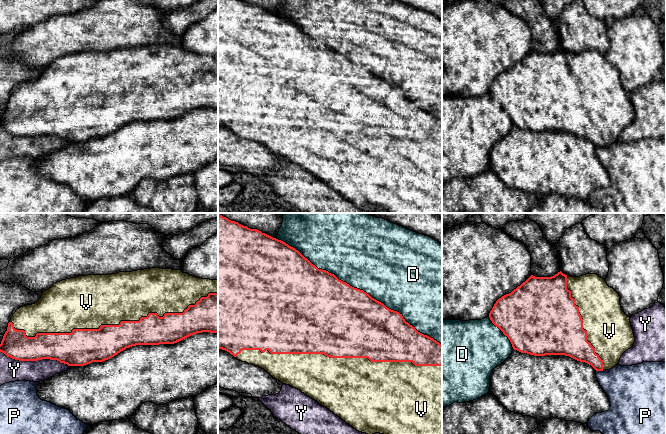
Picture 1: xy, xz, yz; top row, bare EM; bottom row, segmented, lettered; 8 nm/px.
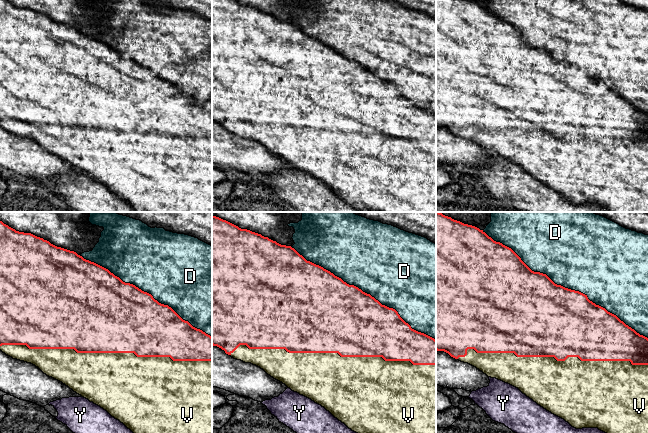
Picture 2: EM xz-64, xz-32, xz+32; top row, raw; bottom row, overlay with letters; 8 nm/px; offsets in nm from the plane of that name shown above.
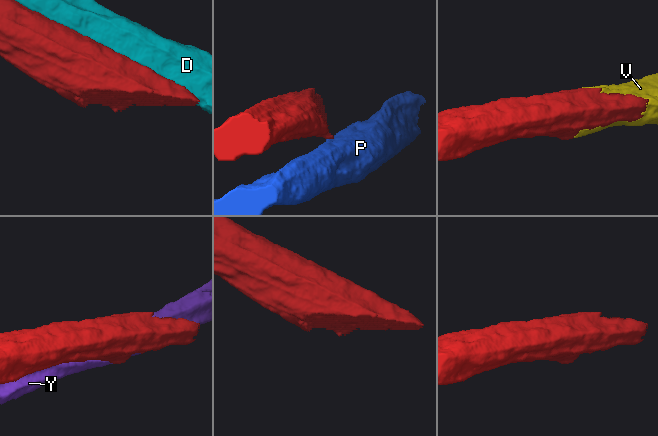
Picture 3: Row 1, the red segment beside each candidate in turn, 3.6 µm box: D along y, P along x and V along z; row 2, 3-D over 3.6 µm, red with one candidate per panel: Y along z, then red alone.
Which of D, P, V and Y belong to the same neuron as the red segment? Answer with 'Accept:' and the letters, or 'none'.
Accept: V

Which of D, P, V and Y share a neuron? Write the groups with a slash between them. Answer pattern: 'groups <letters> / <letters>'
groups D / P / V / Y

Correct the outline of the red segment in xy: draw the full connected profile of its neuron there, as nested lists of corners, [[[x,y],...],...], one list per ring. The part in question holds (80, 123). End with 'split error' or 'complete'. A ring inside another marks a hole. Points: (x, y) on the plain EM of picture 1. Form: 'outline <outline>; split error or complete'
outline [[[151,44],[132,48],[119,48],[110,51],[86,51],[70,54],[55,59],[44,67],[37,79],[23,82],[16,86],[8,99],[0,120],[0,128],[19,137],[37,137],[42,135],[57,136],[68,142],[84,142],[92,138],[108,136],[126,124],[136,121],[174,120],[191,111],[210,108],[218,109],[218,56],[197,54],[181,46]]]; split error

